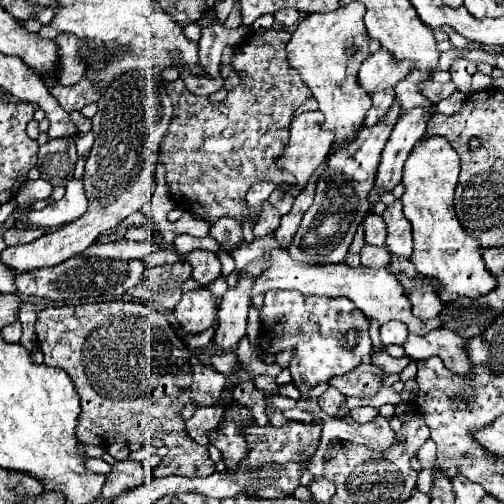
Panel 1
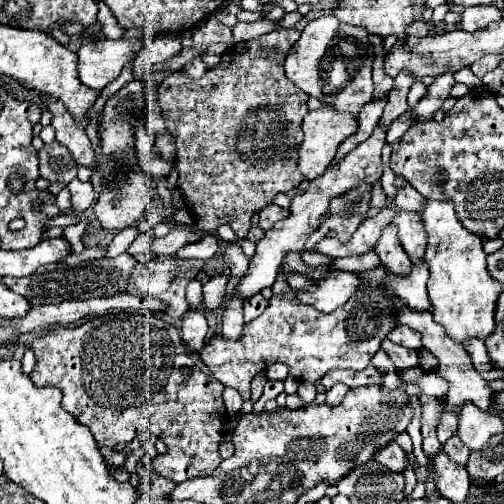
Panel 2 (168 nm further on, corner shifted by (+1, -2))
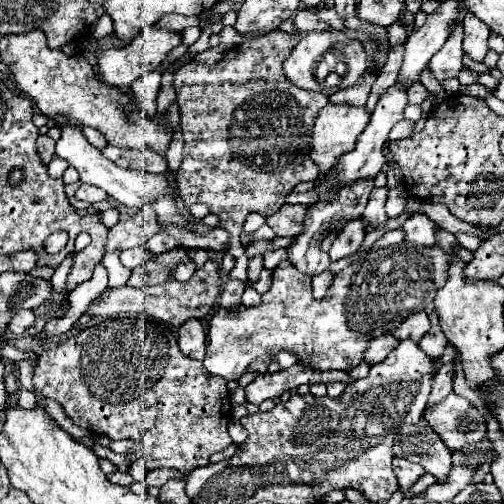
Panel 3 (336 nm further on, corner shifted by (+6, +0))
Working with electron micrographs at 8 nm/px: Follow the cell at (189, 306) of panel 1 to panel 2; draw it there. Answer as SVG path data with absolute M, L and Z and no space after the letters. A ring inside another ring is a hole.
M190 309L184 317L182 317L182 339L184 343L192 349L192 351L200 351L204 347L204 339L208 333L208 323L202 311L198 309Z

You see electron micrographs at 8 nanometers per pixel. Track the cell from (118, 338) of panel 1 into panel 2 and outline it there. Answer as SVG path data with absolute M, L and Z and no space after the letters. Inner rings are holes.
M110 313L82 325L52 327L40 337L34 337L30 347L38 359L30 373L32 381L36 385L60 387L64 393L62 407L90 427L100 447L128 443L142 431L154 433L168 447L162 457L156 457L156 471L174 483L206 477L220 465L218 445L224 439L220 431L228 419L222 403L224 385L206 369L198 353L186 349L176 327L148 313Z

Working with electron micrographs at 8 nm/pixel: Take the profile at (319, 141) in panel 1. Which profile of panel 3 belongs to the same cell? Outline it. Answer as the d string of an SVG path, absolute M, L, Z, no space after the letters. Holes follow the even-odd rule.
M325 105L313 127L313 151L311 159L327 173L341 153L349 153L355 147L355 139L365 131L369 123L365 107L353 105Z

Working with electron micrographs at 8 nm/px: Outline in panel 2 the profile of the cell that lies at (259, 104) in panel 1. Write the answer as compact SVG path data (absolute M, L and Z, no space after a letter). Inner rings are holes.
M280 29L252 41L232 45L218 67L204 73L202 79L190 79L176 71L160 85L160 107L168 133L174 137L178 171L178 189L184 195L186 209L196 217L196 229L214 233L218 225L230 225L238 239L246 239L252 215L270 205L274 195L288 193L304 177L298 173L298 145L302 143L302 119L308 113L308 95L284 75L284 59L290 47L298 41L300 31Z

